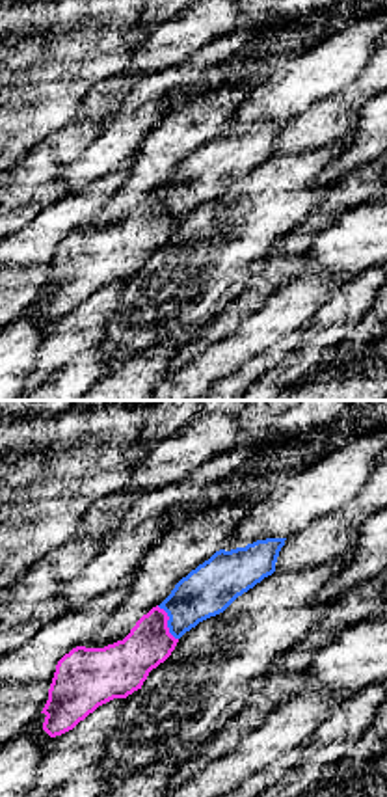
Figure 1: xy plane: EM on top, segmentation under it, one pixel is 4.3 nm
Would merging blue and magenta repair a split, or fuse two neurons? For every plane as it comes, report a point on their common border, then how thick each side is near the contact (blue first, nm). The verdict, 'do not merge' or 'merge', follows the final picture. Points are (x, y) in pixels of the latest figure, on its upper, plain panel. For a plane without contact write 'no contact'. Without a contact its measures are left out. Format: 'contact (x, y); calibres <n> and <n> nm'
contact (168, 205); calibres 220 and 200 nm

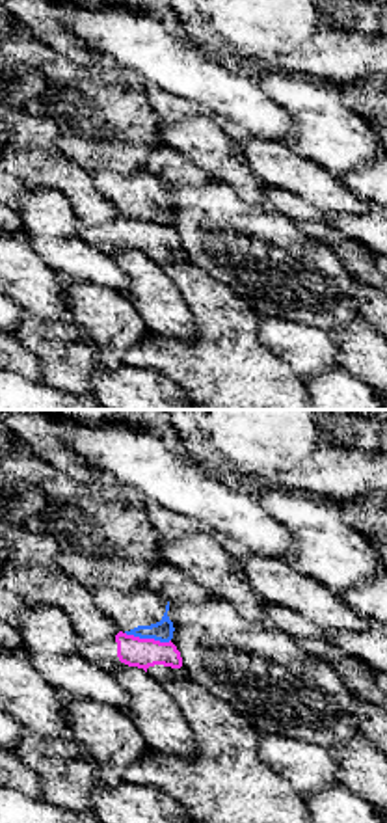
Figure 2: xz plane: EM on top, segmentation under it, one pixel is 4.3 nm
contact (147, 220); calibres 90 and 130 nm

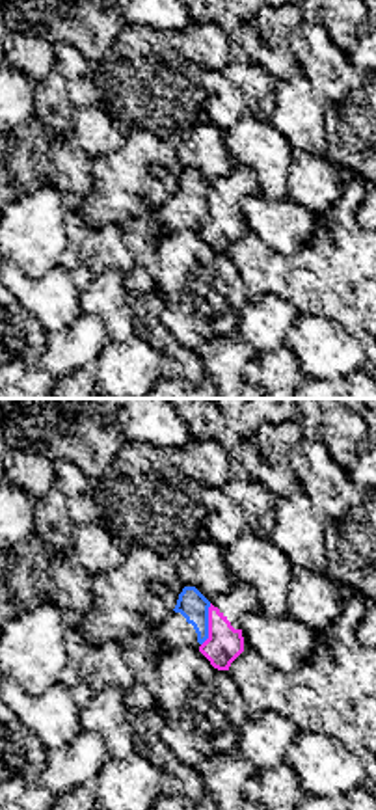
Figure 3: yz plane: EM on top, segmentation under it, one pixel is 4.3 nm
contact (207, 207); calibres 120 and 160 nm

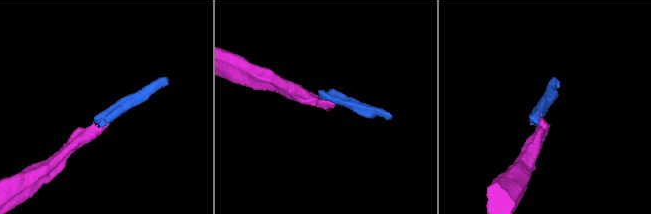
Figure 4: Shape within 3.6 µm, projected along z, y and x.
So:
do not merge

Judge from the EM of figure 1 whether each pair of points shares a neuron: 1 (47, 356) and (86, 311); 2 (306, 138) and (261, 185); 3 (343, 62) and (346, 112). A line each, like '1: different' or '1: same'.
1: same
2: different
3: different

